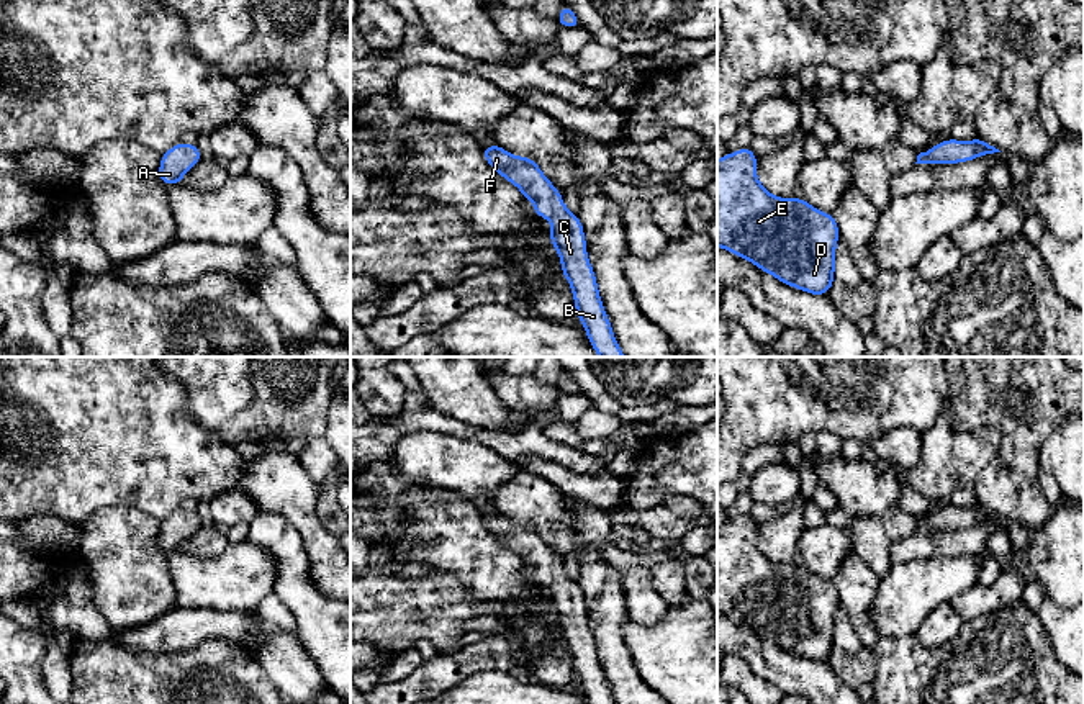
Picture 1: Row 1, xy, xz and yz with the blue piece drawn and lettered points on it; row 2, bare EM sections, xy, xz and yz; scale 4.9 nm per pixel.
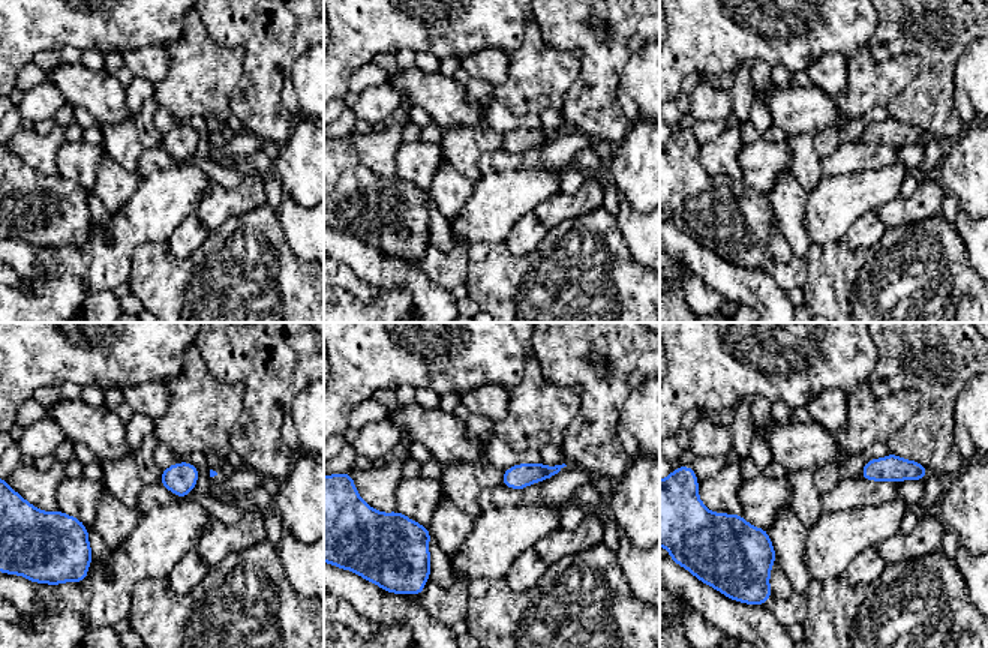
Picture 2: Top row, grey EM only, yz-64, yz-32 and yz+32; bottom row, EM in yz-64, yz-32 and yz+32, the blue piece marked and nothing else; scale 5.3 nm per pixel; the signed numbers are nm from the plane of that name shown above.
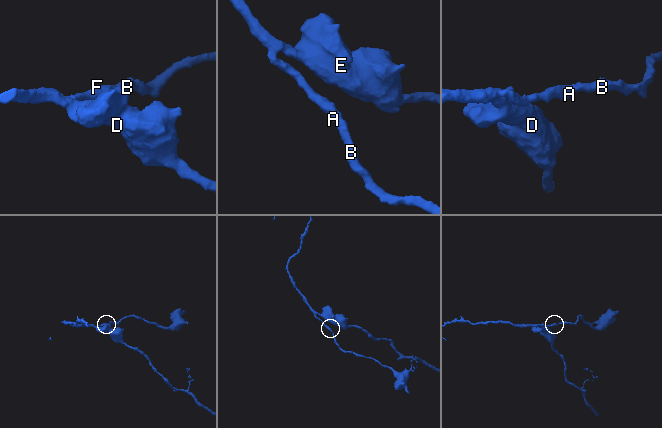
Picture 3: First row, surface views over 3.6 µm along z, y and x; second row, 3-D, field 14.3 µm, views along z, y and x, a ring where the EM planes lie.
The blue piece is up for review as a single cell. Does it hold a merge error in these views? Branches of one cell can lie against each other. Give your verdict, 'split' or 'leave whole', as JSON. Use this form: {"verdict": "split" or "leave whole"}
{"verdict": "leave whole"}

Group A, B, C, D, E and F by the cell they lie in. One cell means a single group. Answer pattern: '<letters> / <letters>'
A B C D E F

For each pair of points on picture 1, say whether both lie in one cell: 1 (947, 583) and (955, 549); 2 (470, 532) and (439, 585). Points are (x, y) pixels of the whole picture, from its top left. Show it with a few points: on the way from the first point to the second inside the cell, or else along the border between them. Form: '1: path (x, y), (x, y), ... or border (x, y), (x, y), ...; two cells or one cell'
1: border (983, 552), (932, 555), (916, 560); two cells
2: border (429, 565), (449, 570), (475, 598); two cells

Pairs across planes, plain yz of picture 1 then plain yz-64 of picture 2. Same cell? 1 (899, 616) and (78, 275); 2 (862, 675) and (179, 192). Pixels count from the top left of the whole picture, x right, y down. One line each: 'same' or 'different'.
1: same
2: same

